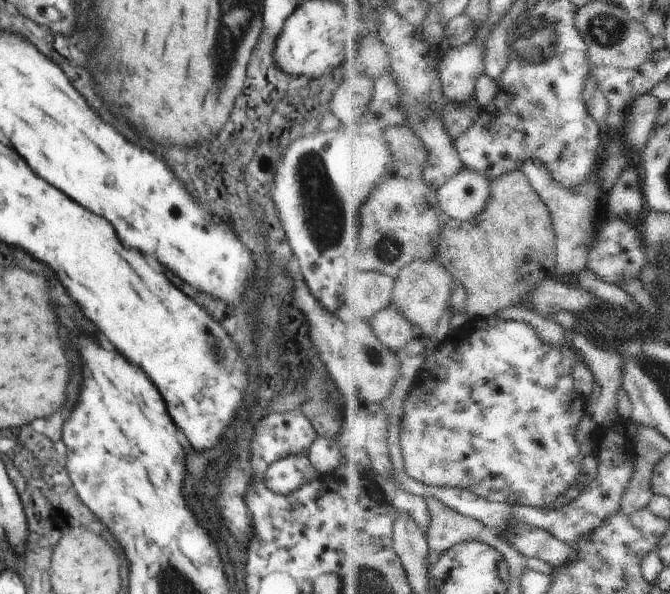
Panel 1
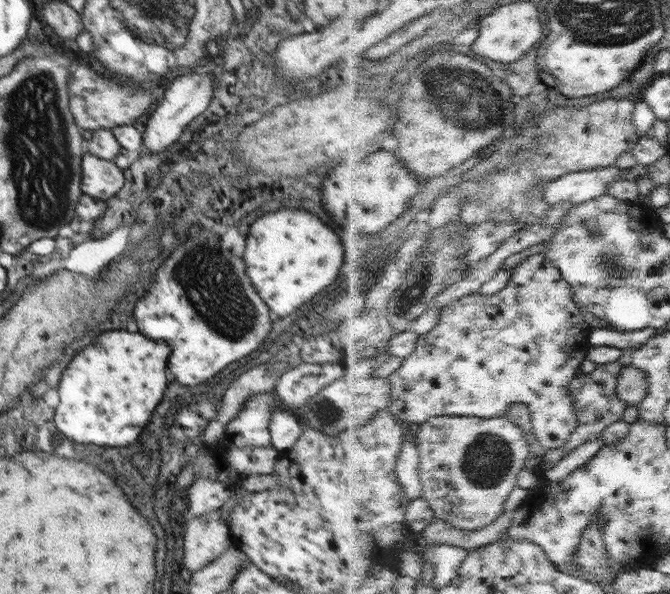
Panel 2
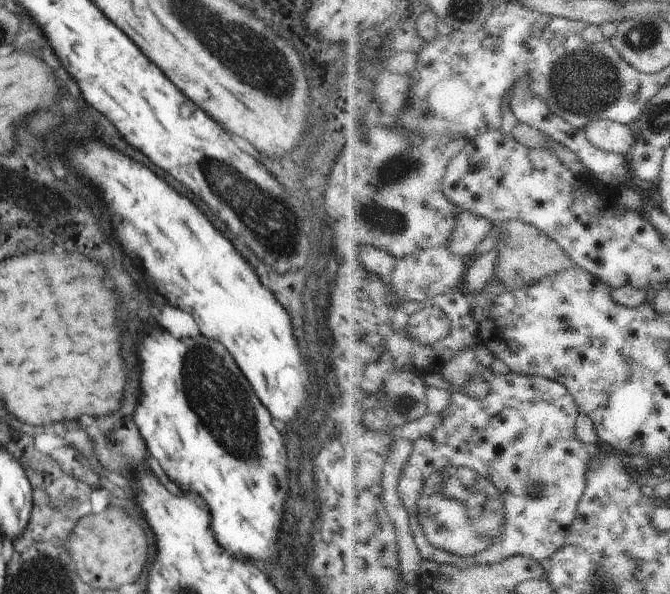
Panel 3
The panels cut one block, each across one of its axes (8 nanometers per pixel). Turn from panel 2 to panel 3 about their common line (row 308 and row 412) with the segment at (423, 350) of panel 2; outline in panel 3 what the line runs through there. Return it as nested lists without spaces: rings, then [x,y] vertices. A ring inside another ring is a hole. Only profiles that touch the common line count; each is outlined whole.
[[[468,347],[463,353],[460,353],[453,361],[444,366],[445,377],[454,384],[452,388],[452,397],[449,406],[443,412],[443,421],[432,433],[423,436],[415,441],[415,451],[412,458],[408,461],[401,478],[401,495],[408,507],[409,504],[418,504],[422,508],[422,522],[426,528],[427,541],[418,539],[418,546],[421,548],[425,559],[434,559],[436,562],[459,564],[469,567],[478,563],[489,565],[512,558],[516,555],[528,555],[537,558],[539,561],[548,562],[558,551],[561,551],[567,545],[572,527],[575,525],[581,500],[589,487],[589,472],[594,459],[602,455],[602,446],[598,443],[588,444],[577,431],[577,422],[579,421],[581,406],[577,398],[570,392],[569,388],[558,379],[550,378],[545,374],[537,375],[526,374],[524,372],[510,371],[508,374],[494,372],[489,366],[479,364],[478,374],[482,374],[492,390],[486,399],[475,400],[464,394],[461,389],[460,376],[462,376],[462,362],[472,362],[472,350]]]

